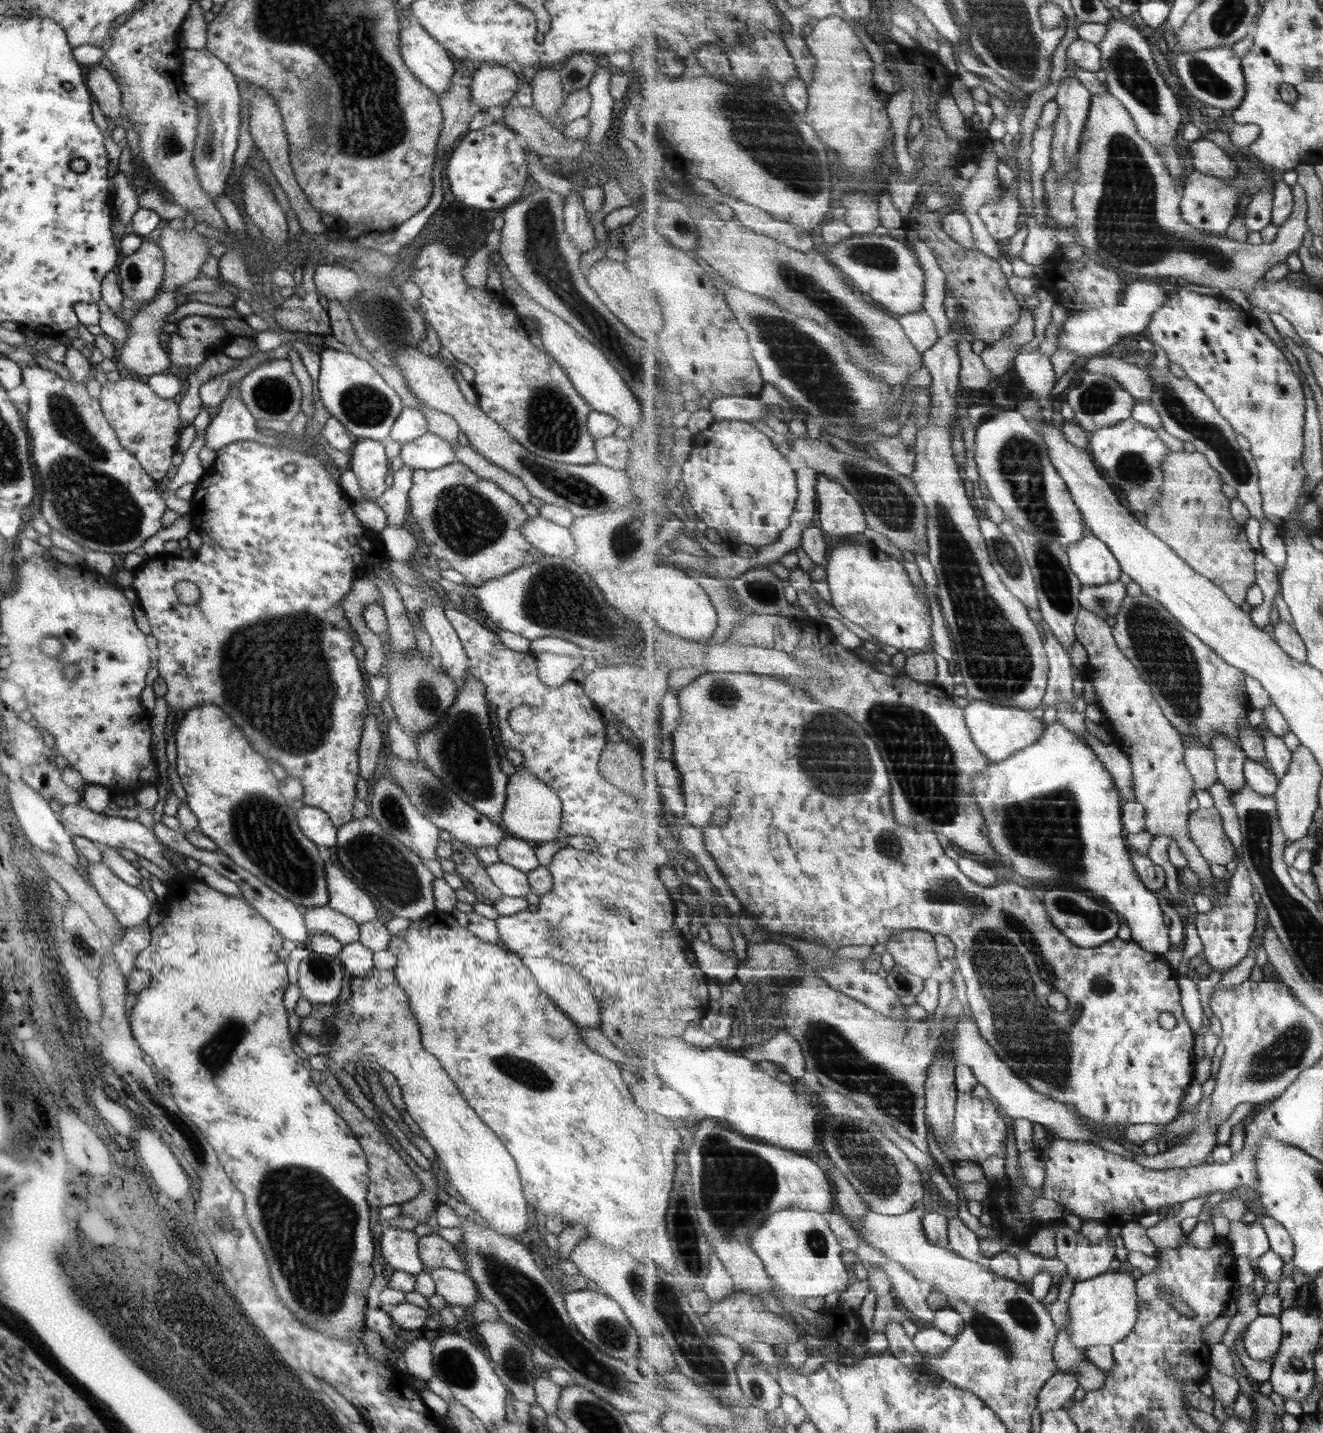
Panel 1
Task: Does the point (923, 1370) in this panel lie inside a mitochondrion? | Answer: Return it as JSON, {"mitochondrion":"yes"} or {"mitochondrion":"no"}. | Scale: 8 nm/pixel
{"mitochondrion":"no"}

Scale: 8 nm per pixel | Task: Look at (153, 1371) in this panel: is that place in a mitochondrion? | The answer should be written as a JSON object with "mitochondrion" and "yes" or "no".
{"mitochondrion":"no"}

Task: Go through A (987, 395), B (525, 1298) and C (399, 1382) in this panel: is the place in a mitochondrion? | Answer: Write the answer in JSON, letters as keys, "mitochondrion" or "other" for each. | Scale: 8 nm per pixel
{"A":"other","B":"mitochondrion","C":"other"}

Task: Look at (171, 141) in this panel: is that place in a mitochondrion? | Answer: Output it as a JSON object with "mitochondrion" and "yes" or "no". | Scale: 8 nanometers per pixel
{"mitochondrion":"yes"}

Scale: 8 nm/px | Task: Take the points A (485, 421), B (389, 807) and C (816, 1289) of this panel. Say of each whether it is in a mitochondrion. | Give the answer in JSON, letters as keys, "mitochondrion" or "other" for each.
{"A":"other","B":"mitochondrion","C":"other"}

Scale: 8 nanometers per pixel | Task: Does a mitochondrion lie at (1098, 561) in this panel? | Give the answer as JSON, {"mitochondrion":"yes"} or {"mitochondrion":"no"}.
{"mitochondrion":"no"}

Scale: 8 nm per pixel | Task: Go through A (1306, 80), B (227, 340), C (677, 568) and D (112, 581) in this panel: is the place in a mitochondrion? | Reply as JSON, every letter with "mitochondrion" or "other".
{"A":"other","B":"other","C":"other","D":"other"}

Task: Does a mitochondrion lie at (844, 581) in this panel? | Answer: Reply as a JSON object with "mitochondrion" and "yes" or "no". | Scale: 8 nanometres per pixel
{"mitochondrion":"no"}

